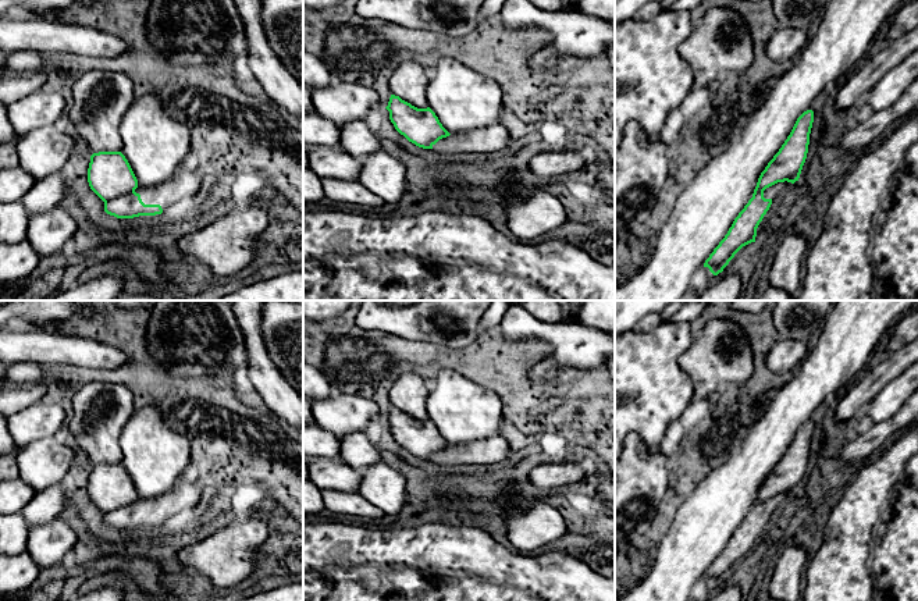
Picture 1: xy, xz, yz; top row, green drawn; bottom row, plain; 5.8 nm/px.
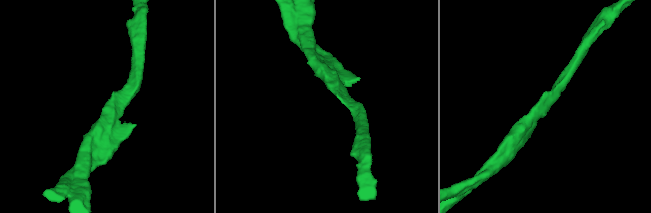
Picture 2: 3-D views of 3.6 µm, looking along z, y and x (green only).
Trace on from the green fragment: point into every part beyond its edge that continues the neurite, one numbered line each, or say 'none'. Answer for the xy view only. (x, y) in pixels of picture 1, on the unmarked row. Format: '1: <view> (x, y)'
1: xy (185, 495)

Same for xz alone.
1: xz (493, 451)

